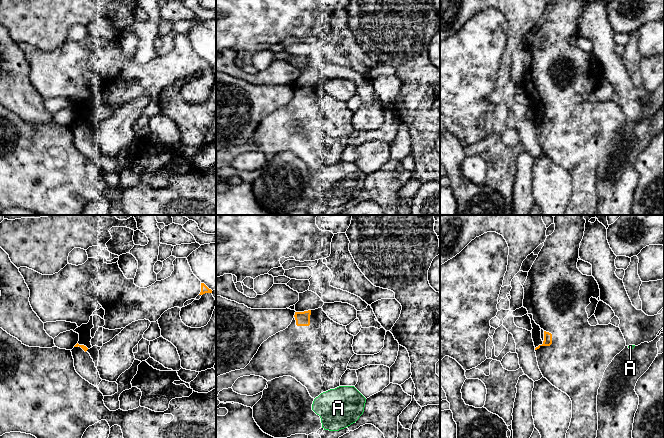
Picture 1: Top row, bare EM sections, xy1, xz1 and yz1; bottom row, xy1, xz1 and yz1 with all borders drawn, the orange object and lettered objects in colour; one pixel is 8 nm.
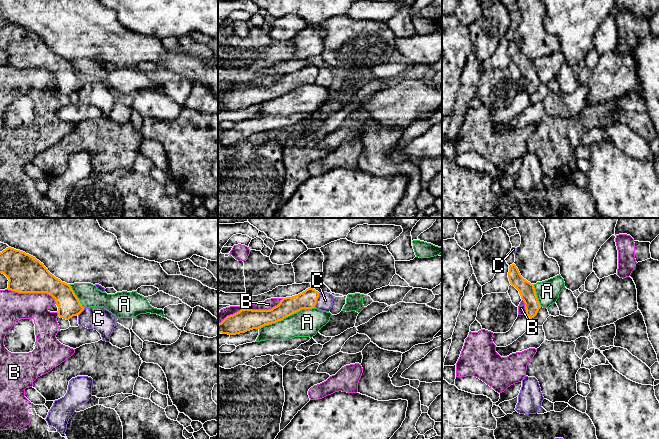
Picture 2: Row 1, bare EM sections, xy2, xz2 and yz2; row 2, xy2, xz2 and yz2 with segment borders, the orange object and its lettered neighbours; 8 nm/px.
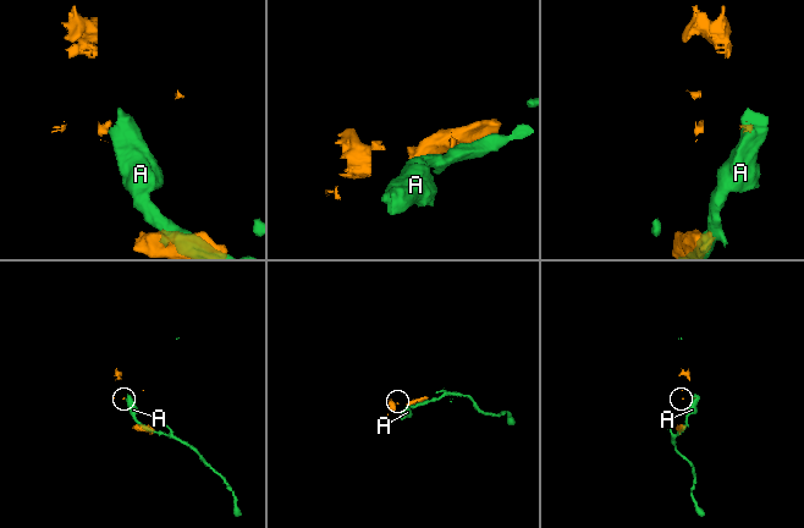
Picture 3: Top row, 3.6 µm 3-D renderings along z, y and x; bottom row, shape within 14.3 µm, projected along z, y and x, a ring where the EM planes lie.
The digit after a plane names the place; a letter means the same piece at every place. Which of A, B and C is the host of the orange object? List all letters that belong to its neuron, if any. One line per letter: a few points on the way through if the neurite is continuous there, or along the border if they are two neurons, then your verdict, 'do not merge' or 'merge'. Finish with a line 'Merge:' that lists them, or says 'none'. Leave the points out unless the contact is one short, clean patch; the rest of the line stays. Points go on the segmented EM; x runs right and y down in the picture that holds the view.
A: do not merge
B: do not merge
C: border xz2 (319, 293), (314, 307); do not merge
Merge: none

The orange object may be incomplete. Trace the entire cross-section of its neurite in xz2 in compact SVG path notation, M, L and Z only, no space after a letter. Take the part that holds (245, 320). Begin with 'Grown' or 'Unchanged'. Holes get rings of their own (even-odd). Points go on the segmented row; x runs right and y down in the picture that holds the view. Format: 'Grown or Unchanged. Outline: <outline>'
Unchanged. Outline: M312 287L302 293L283 298L270 310L241 309L218 324L218 334L236 335L276 323L302 310L315 308L319 292Z

